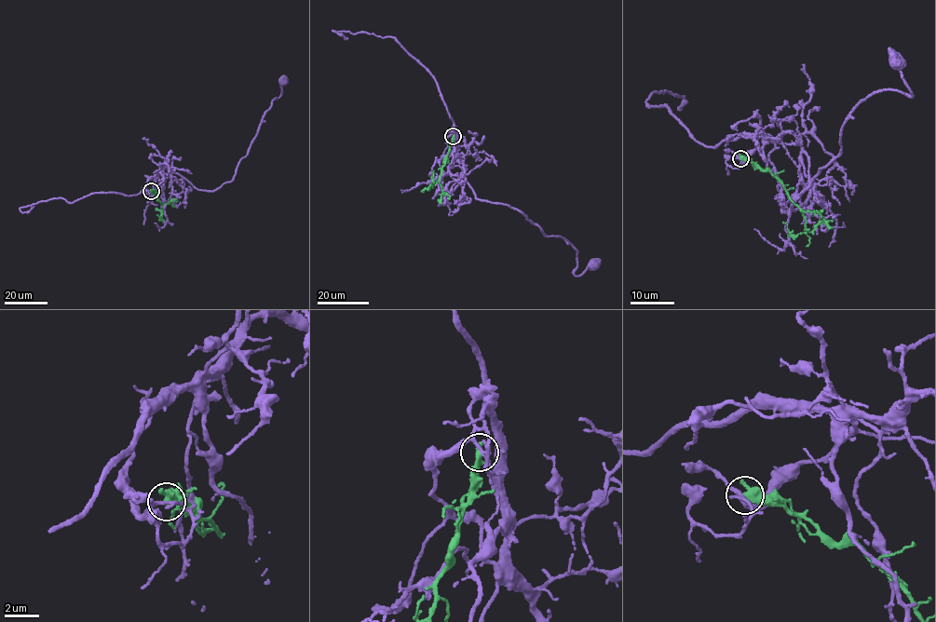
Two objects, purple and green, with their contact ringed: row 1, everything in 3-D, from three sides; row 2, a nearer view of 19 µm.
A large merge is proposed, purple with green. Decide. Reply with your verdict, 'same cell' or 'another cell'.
another cell

